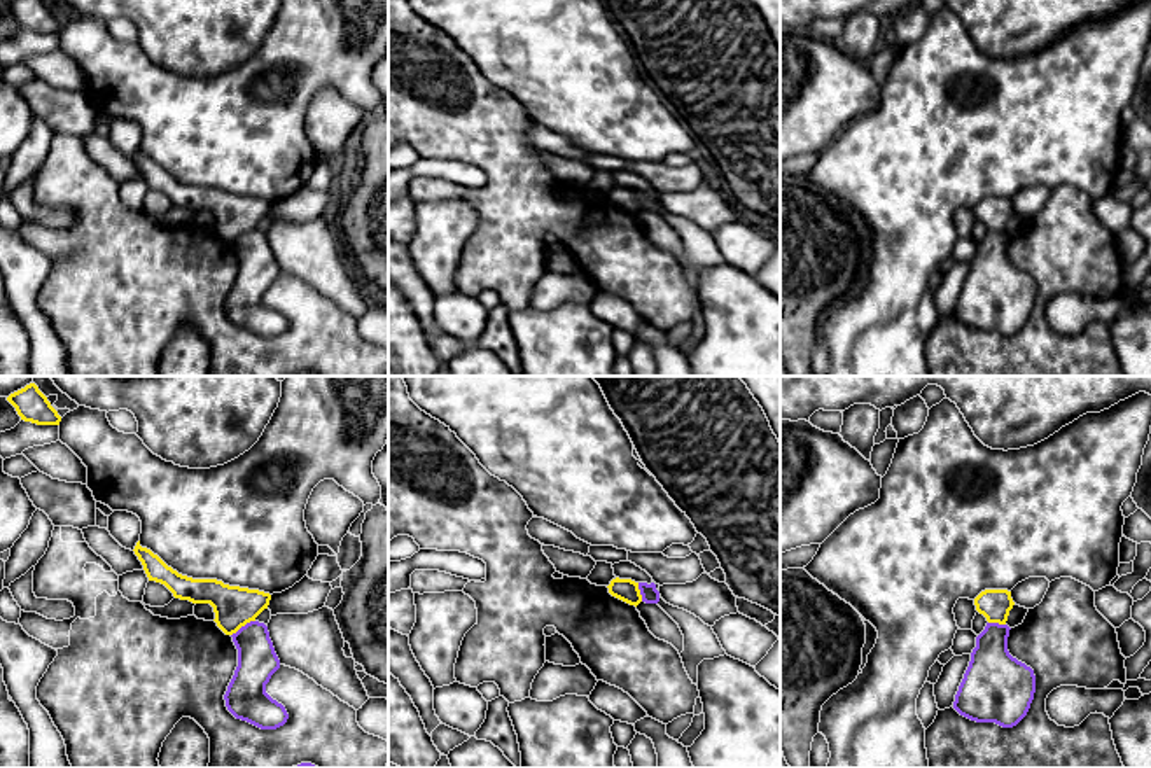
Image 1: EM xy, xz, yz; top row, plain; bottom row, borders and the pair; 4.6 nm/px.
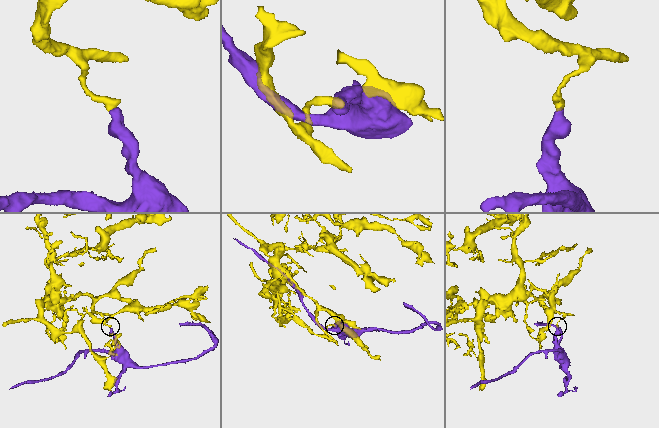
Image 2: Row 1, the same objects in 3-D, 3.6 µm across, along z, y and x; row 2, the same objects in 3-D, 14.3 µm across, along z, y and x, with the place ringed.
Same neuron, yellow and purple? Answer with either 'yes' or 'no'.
no

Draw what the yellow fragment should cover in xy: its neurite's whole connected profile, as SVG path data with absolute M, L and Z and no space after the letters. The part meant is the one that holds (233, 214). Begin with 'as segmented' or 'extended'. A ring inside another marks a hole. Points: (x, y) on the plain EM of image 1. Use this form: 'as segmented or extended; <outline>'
as segmented; M140 149L133 159L142 170L149 189L164 192L175 206L192 212L210 212L215 220L213 229L226 243L233 243L247 231L255 229L269 213L269 201L229 194L217 187L192 187L182 184L150 157L142 156Z

